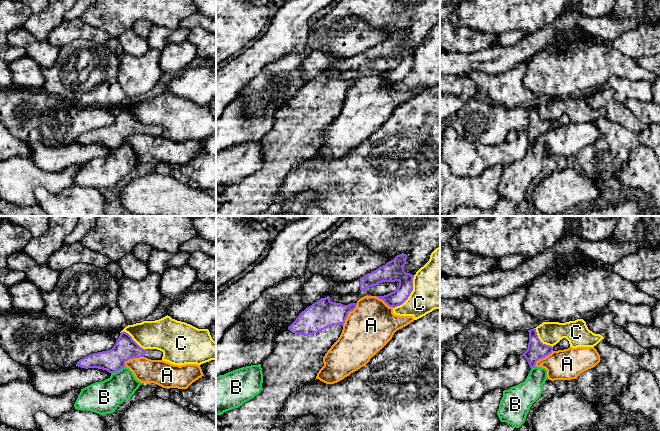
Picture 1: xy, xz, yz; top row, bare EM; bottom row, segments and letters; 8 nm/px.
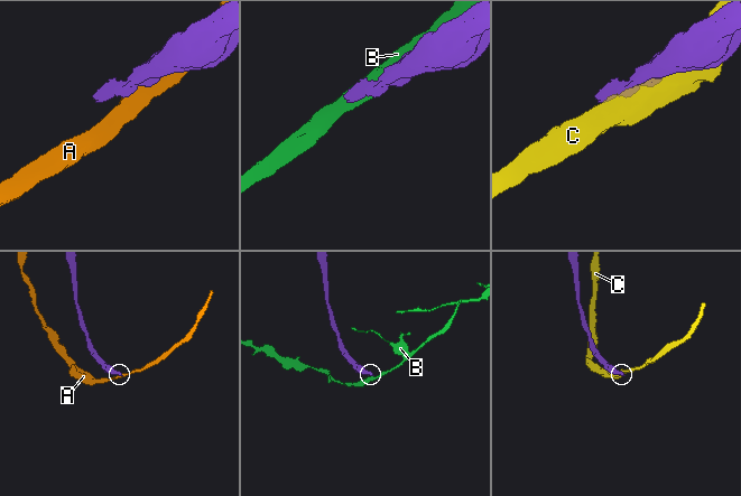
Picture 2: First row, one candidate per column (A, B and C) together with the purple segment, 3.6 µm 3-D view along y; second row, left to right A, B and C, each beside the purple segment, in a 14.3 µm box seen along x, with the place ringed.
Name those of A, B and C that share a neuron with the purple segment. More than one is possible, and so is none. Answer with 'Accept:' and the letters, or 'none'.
Accept: none

